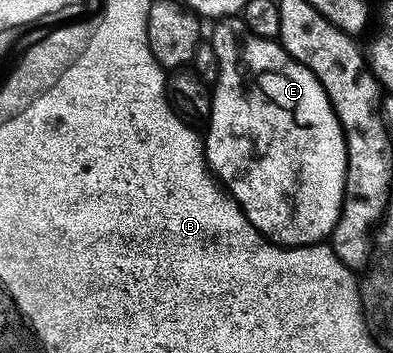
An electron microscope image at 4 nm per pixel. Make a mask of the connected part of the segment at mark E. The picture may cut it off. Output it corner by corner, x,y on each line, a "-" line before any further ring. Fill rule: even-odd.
241,16
224,17
213,22
214,30
208,33
208,43
216,51
218,60
218,77
212,82
210,98
210,119
204,125
204,144
206,146
206,163
210,166
217,184
221,185
233,197
236,204
242,208
246,218
256,227
263,237
287,247
299,245
317,245
325,242
333,233
340,219
344,187
346,186
346,136
340,127
340,119
316,75
308,71
277,40
256,35
244,22

